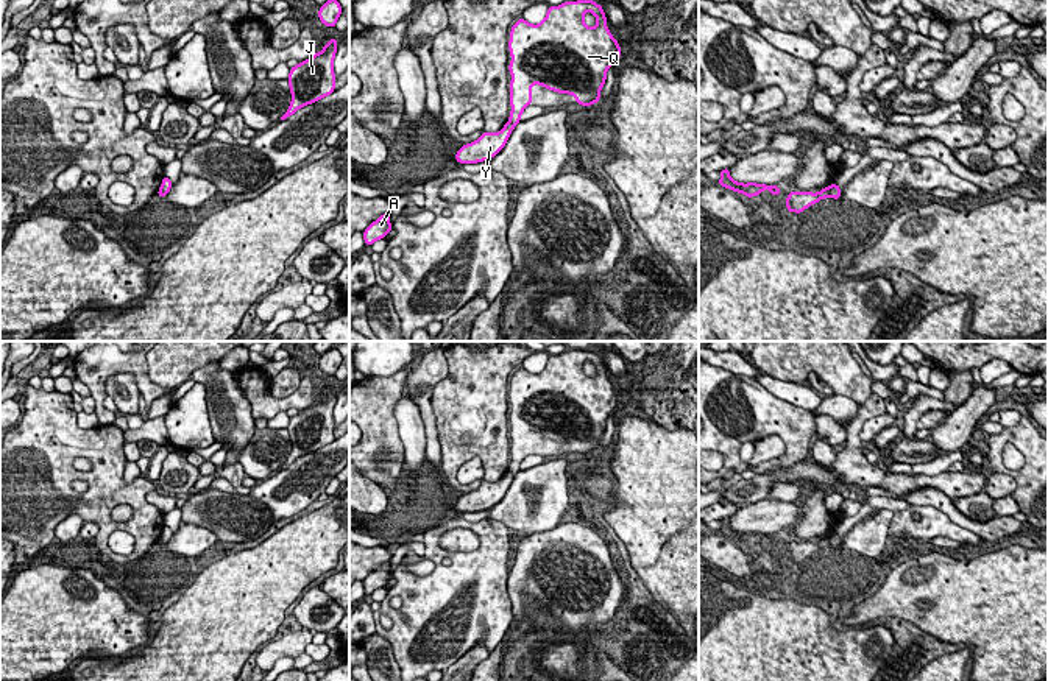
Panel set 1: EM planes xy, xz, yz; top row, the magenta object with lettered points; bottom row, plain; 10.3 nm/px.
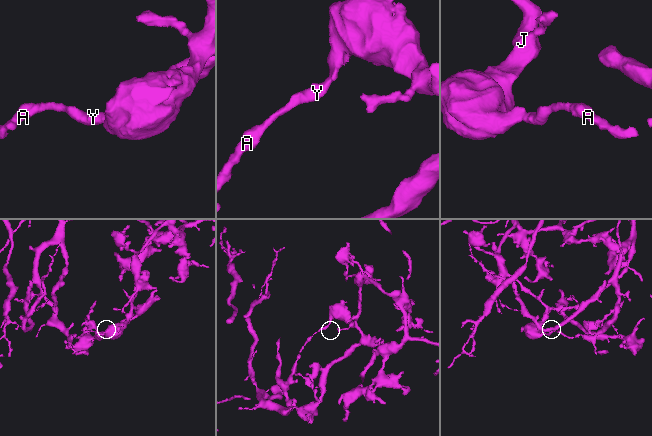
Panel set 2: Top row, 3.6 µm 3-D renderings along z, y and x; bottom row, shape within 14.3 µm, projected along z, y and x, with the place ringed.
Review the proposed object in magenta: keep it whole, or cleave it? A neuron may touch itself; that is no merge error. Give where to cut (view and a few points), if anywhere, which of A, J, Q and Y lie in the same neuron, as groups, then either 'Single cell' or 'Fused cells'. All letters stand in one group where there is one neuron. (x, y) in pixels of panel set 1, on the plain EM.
Split along xz (509, 471), (513, 476). Groups: A Y / J Q. Fused cells

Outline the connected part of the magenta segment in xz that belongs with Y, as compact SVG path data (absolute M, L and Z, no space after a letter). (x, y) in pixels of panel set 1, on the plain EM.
M507 472L499 482L482 482L479 489L463 494L457 500L455 510L458 513L476 513L494 506L505 496L513 477L512 472Z

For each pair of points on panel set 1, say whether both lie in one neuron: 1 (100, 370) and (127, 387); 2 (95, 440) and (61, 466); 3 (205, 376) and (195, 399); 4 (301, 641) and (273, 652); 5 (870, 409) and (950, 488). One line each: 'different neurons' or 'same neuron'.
1: different neurons
2: same neuron
3: different neurons
4: same neuron
5: same neuron

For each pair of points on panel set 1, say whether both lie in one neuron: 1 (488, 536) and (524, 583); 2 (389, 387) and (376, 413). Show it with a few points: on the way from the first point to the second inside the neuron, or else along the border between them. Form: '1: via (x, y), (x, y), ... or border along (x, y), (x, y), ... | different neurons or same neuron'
1: border along (512, 569), (507, 578), (507, 589) | different neurons
2: via (382, 393), (376, 399), (376, 407) | same neuron

